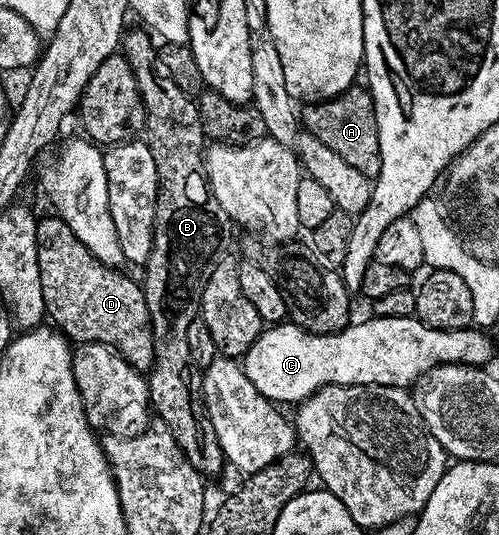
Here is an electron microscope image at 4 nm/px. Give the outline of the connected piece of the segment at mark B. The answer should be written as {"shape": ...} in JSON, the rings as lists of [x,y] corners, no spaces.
{"shape":[[[129,30],[123,36],[122,54],[134,73],[148,112],[146,142],[154,157],[154,169],[158,169],[152,248],[142,278],[154,337],[154,365],[146,375],[148,401],[155,418],[157,415],[157,420],[178,441],[186,461],[194,465],[201,477],[209,477],[226,467],[226,460],[222,445],[218,445],[218,433],[214,433],[204,408],[202,375],[192,363],[186,329],[200,315],[206,281],[210,281],[214,265],[225,254],[224,239],[231,237],[234,224],[213,197],[204,174],[206,136],[197,100],[174,85],[160,63],[153,36],[147,30],[139,30]]]}

